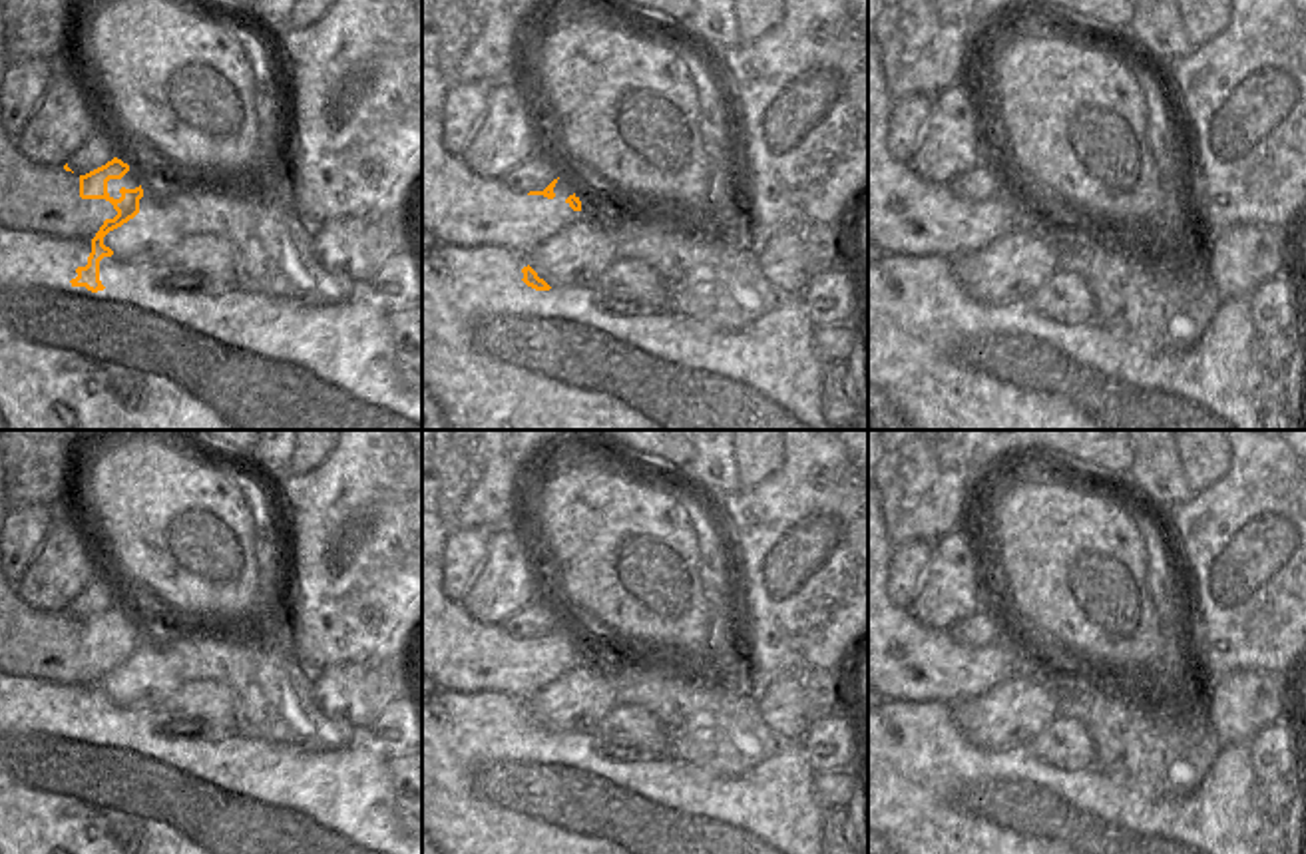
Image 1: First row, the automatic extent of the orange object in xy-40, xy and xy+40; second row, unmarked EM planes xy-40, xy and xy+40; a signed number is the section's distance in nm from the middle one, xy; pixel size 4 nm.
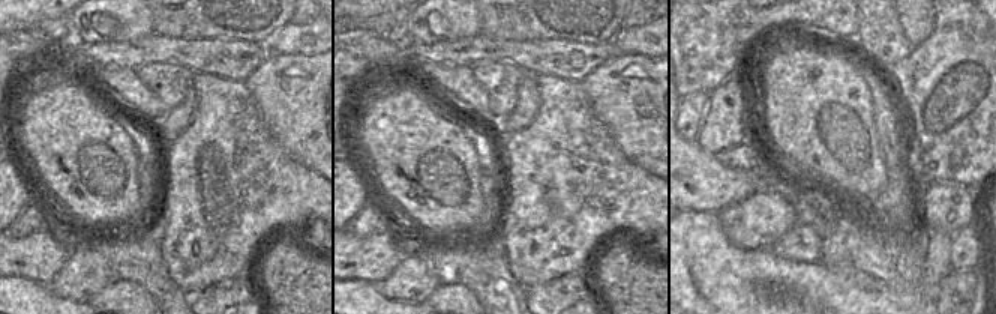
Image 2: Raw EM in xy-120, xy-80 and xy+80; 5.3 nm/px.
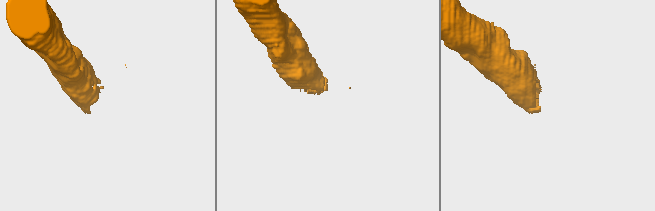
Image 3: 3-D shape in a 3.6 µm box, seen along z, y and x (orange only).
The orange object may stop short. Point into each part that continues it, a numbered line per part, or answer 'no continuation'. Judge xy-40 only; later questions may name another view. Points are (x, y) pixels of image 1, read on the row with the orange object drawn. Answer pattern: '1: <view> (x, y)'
no continuation

